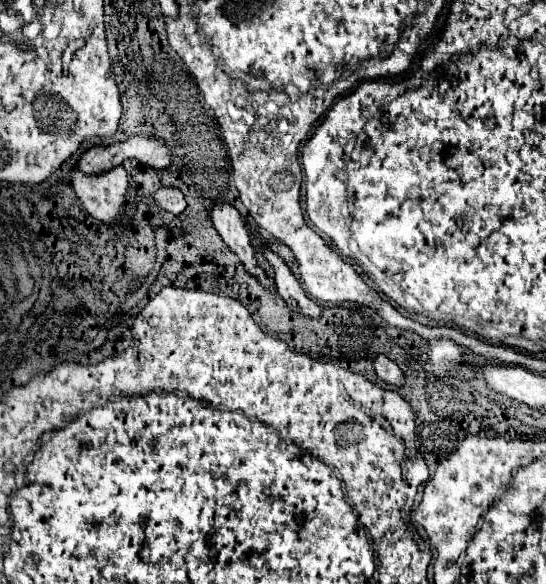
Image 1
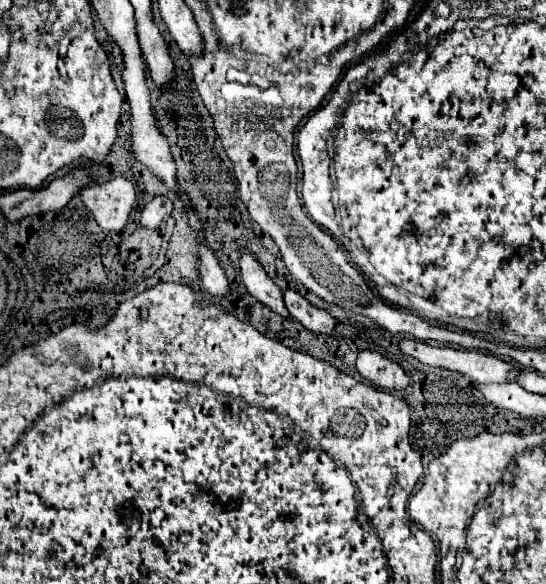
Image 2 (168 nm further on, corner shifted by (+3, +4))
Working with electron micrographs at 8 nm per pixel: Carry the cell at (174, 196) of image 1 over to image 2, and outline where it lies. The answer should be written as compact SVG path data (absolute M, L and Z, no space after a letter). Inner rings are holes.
M155 196L149 204L145 204L145 208L141 210L141 220L139 226L141 228L157 228L173 210L173 202L165 196Z

